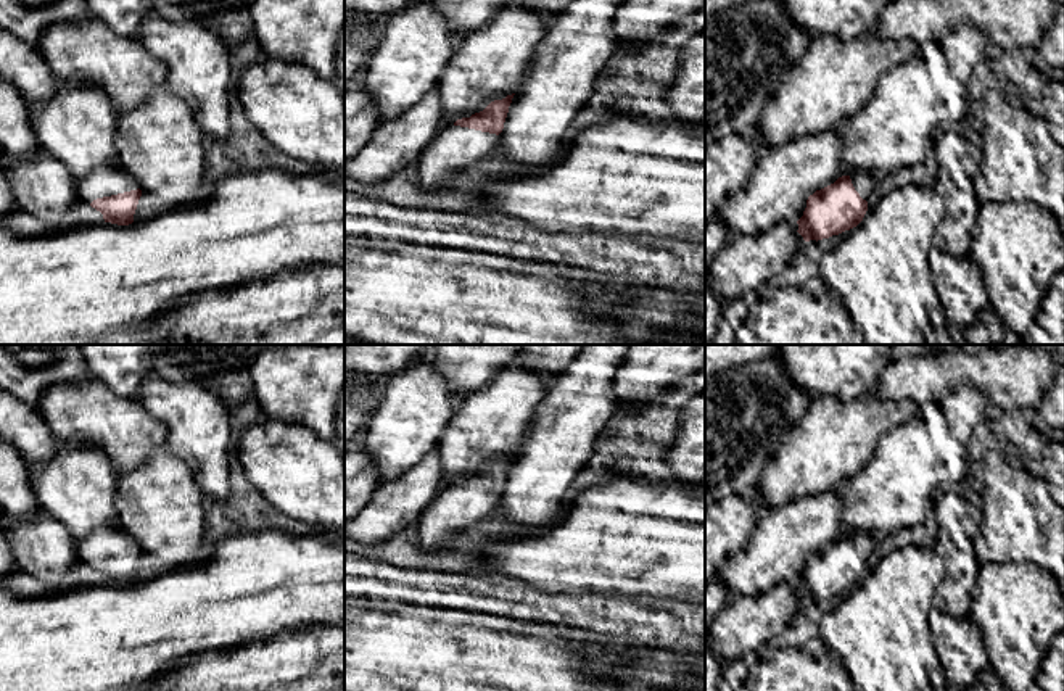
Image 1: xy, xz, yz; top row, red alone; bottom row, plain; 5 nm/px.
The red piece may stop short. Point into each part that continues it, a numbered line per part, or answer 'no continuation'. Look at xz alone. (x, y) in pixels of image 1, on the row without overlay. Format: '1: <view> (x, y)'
1: xz (454, 509)

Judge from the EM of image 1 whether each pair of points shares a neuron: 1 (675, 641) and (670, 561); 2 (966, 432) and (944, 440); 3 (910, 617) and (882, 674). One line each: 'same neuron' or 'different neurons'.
1: different neurons
2: different neurons
3: same neuron

